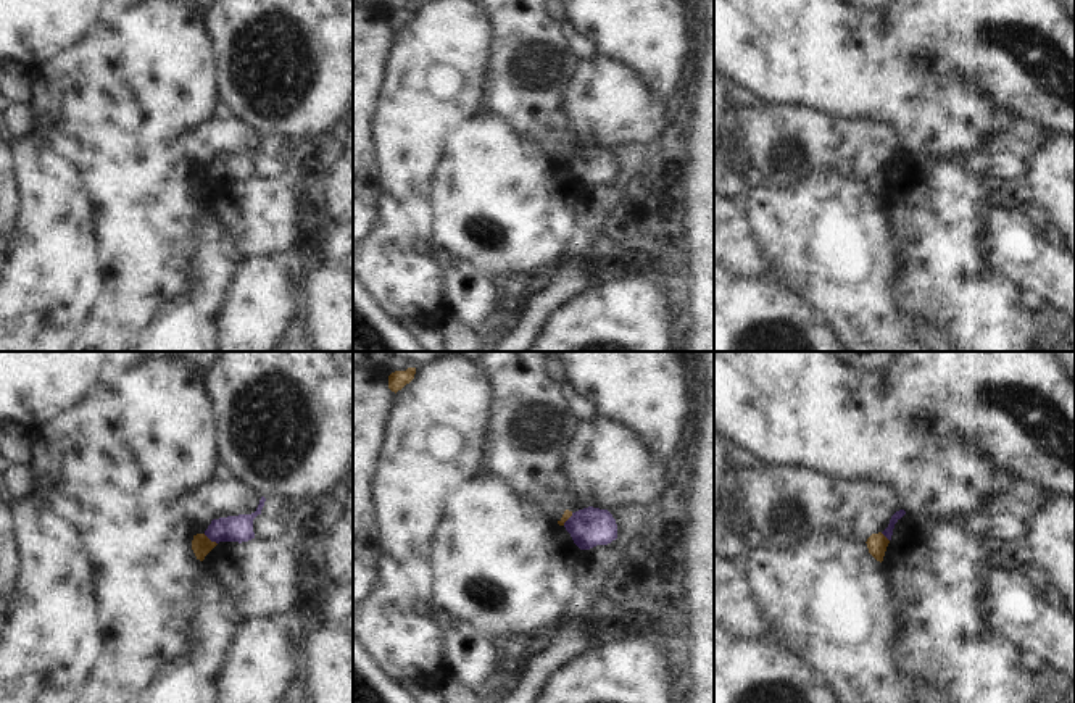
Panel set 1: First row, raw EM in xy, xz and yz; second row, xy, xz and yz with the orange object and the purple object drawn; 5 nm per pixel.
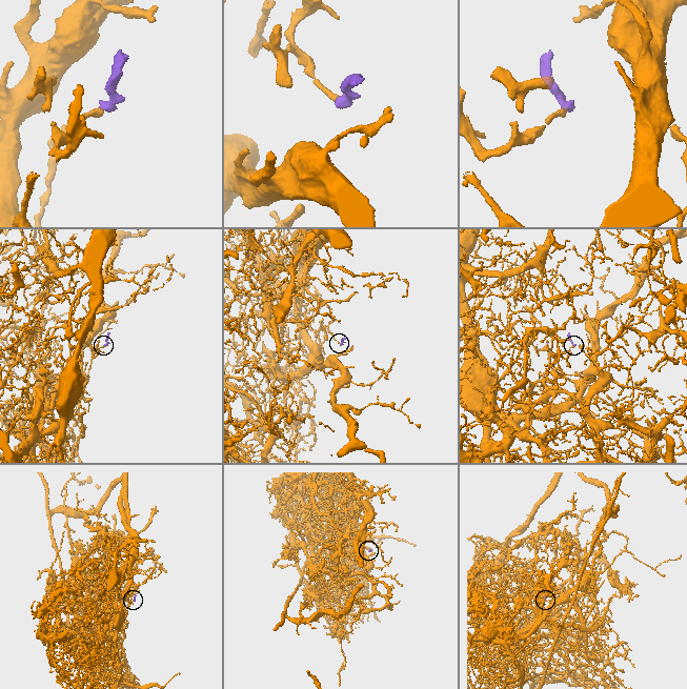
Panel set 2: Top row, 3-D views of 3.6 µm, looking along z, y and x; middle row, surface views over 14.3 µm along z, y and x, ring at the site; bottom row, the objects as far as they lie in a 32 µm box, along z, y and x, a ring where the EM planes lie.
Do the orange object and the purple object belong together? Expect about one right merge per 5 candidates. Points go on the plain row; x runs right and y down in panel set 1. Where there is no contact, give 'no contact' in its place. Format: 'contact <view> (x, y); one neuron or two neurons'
contact xy (208, 178); two neurons

